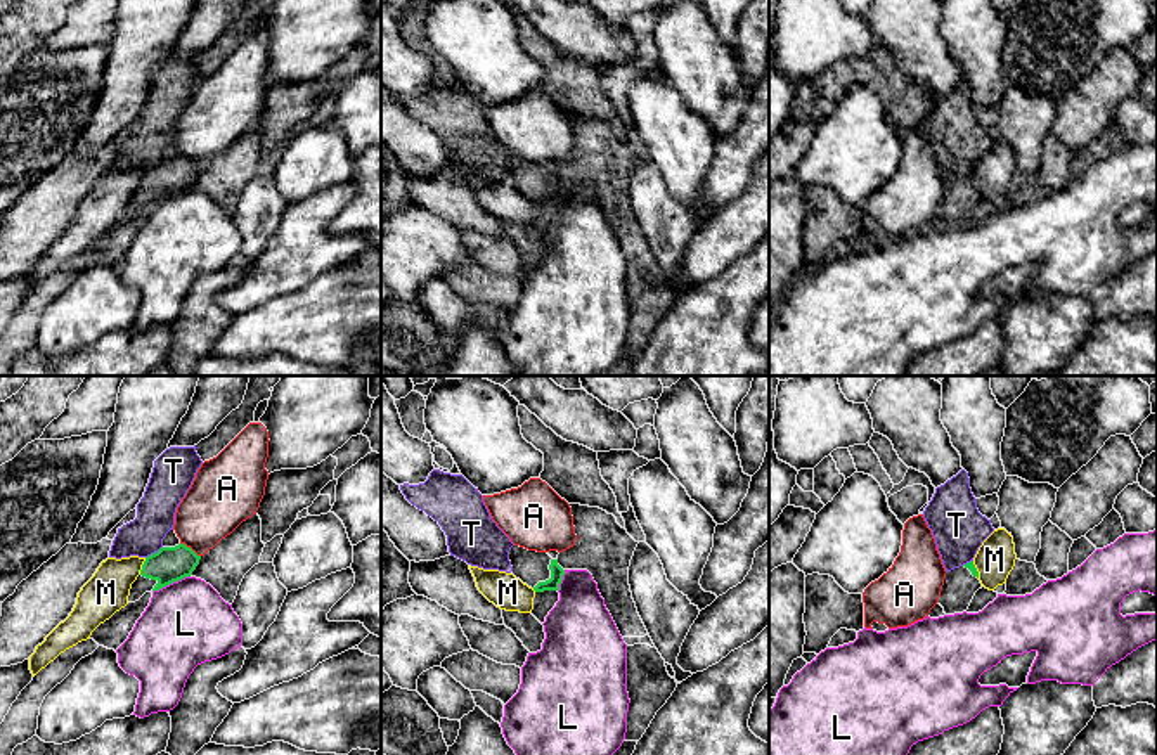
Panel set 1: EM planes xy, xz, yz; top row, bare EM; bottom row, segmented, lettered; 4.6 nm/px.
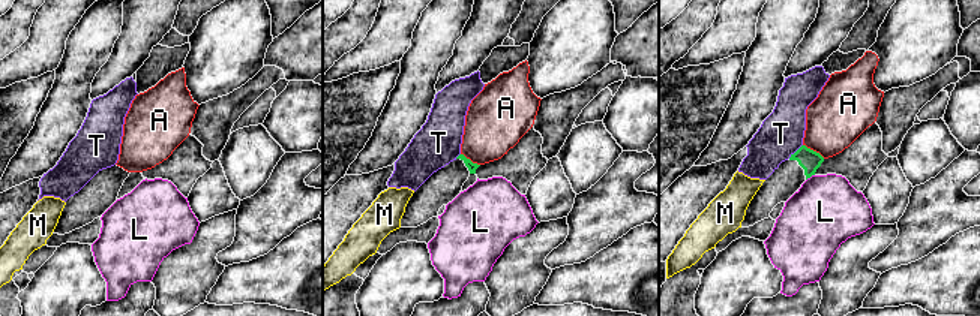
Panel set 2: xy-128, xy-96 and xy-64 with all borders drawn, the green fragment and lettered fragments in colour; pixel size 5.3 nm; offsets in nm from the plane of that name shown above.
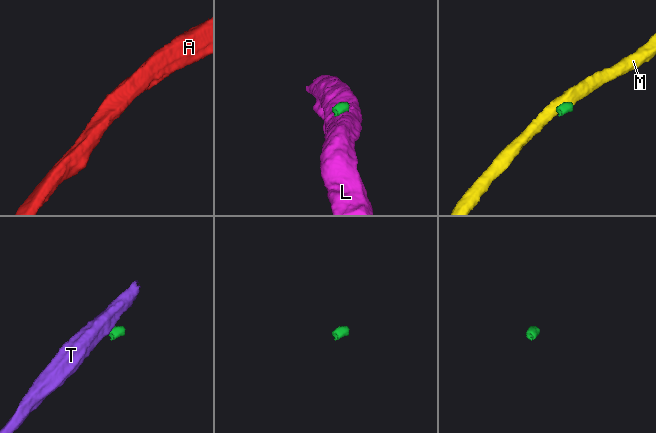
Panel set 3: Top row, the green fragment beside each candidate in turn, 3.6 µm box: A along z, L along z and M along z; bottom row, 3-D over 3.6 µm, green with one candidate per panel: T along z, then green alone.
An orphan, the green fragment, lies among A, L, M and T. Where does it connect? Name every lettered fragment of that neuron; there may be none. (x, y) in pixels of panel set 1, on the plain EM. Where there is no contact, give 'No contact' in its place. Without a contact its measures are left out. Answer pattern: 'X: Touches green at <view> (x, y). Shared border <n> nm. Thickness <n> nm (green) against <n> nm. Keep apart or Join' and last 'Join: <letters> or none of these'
A: Touches green at xy (189, 160). Shared border 120 nm. Thickness 170 nm (green) against 300 nm. Keep apart
L: Touches green at xy (170, 194). Shared border 190 nm. Thickness 170 nm (green) against 400 nm. Keep apart
M: Touches green at xy (142, 179). Shared border 90 nm. Thickness 170 nm (green) against 200 nm. Keep apart
T: Touches green at xy (155, 165). Shared border 100 nm. Thickness 170 nm (green) against 180 nm. Keep apart
Join: none of these

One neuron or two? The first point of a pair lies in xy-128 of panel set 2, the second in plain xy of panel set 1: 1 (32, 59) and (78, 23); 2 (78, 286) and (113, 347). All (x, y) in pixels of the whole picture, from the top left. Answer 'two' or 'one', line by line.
1: one
2: two

